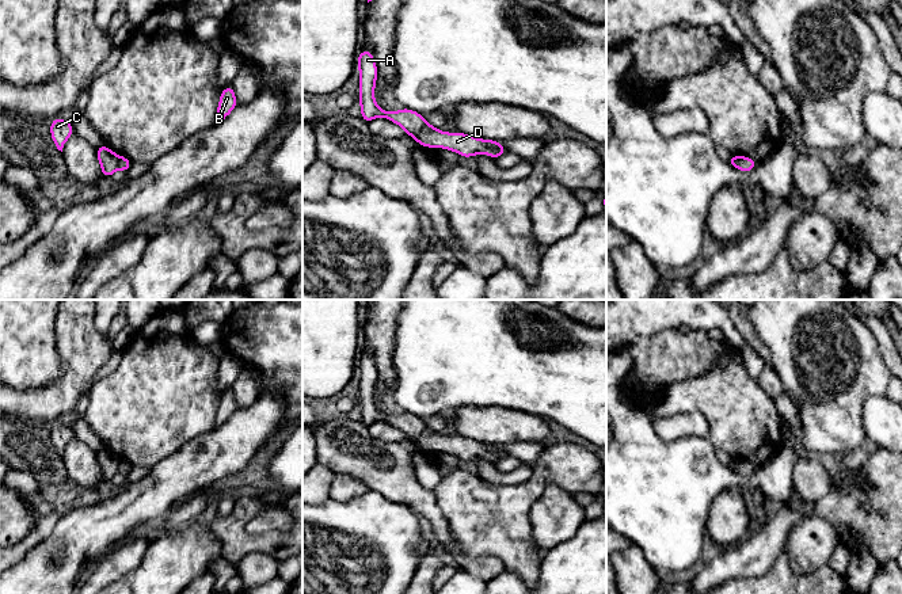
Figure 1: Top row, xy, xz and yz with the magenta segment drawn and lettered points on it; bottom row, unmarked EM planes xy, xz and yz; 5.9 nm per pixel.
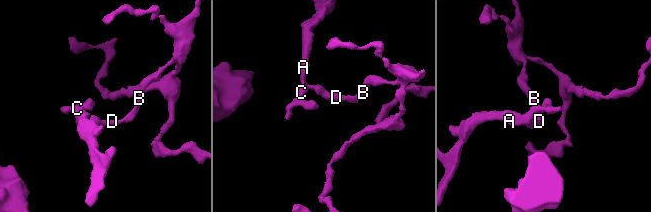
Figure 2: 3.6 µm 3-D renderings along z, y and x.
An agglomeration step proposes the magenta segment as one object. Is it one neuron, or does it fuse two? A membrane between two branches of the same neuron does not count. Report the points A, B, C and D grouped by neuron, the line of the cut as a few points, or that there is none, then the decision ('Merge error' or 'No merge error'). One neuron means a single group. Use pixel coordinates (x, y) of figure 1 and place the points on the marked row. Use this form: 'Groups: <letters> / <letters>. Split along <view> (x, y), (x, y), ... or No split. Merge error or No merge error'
Groups: A C / B D. Split along xz (426, 122), (415, 137). Merge error

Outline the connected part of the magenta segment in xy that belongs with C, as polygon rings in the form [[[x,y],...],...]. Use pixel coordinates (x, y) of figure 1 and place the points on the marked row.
[[[56,118],[50,123],[50,136],[58,151],[62,152],[62,148],[66,140],[75,134],[75,129],[71,122],[64,118]]]

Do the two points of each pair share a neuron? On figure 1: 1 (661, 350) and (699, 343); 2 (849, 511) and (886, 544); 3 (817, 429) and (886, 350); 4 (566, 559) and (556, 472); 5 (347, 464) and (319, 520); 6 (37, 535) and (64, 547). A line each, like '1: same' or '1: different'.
1: same
2: same
3: different
4: different
5: different
6: different

